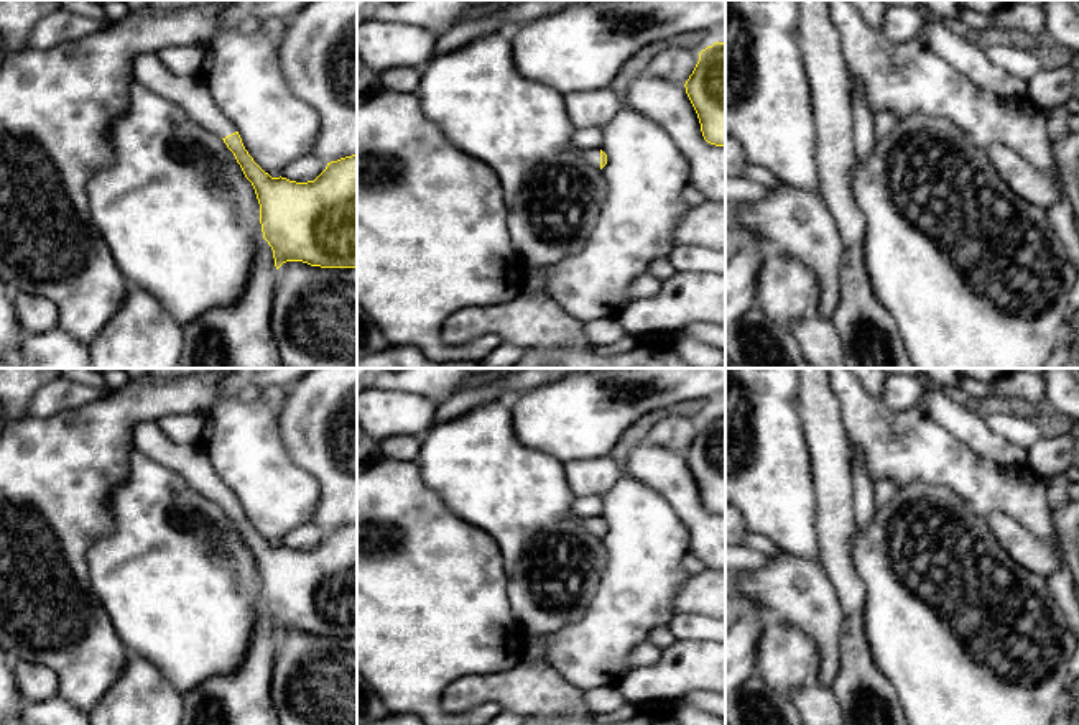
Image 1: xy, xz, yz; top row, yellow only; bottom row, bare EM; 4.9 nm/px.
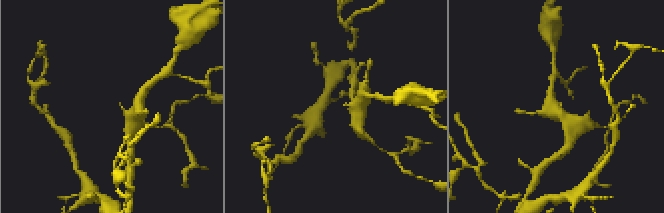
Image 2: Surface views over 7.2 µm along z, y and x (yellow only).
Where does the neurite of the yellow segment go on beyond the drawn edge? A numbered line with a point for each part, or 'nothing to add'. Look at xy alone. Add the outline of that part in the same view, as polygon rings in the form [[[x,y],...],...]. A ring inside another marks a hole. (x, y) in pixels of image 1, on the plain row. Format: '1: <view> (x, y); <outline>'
1: xy (189, 461); [[[141,421],[133,427],[133,446],[151,460],[183,475],[194,490],[219,506],[225,506],[237,500],[212,470],[207,452],[201,444],[173,444],[156,421]]]

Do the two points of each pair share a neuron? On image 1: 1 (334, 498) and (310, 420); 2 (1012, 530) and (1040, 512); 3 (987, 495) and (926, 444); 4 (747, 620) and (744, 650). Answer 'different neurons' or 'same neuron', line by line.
1: same neuron
2: different neurons
3: same neuron
4: same neuron

